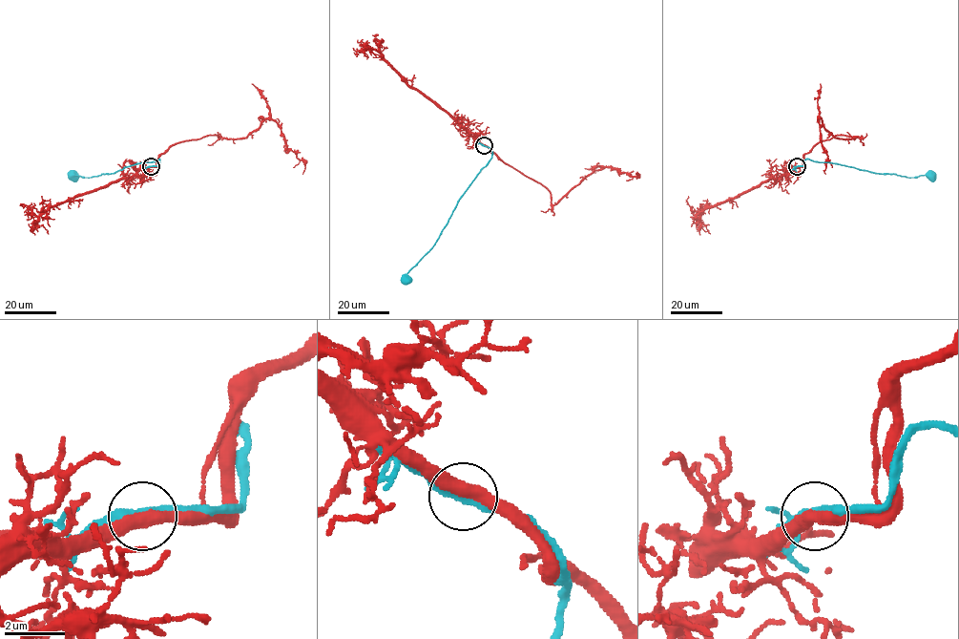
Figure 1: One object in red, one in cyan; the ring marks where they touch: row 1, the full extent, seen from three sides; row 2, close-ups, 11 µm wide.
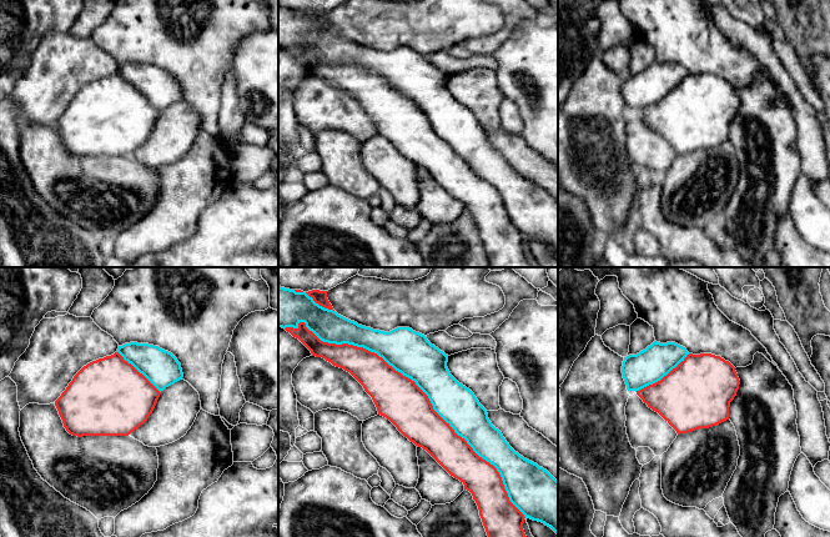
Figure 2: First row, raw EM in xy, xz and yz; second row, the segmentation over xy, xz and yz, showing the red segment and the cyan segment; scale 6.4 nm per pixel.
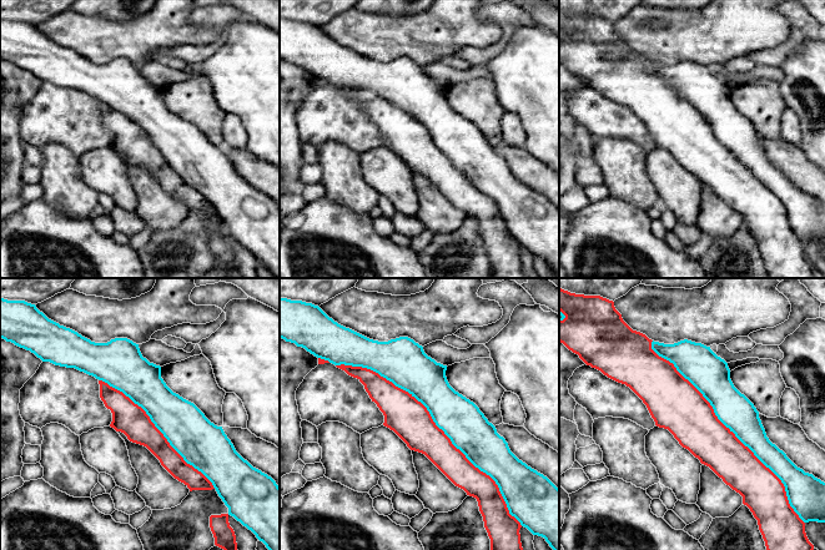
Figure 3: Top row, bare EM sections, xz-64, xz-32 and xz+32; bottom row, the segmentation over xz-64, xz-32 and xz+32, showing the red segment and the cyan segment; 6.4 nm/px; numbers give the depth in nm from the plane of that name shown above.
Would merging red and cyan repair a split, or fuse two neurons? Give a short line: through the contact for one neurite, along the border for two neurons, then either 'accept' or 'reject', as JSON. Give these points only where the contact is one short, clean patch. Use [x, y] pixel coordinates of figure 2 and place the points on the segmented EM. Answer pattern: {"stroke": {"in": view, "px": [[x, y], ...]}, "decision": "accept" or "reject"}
{"decision": "accept"}

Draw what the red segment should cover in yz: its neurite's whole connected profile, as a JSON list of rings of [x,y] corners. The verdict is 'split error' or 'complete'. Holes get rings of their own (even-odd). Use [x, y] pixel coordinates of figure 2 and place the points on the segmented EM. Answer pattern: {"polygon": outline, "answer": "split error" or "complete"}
{"polygon": [[[654,341],[639,353],[624,357],[622,373],[627,390],[635,391],[678,435],[709,428],[729,420],[730,402],[740,385],[735,367],[729,361],[711,353],[689,353],[675,342]]], "answer": "split error"}

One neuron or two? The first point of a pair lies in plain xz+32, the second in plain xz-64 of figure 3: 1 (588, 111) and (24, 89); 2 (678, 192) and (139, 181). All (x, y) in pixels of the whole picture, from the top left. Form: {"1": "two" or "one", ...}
{"1": "two", "2": "two"}

